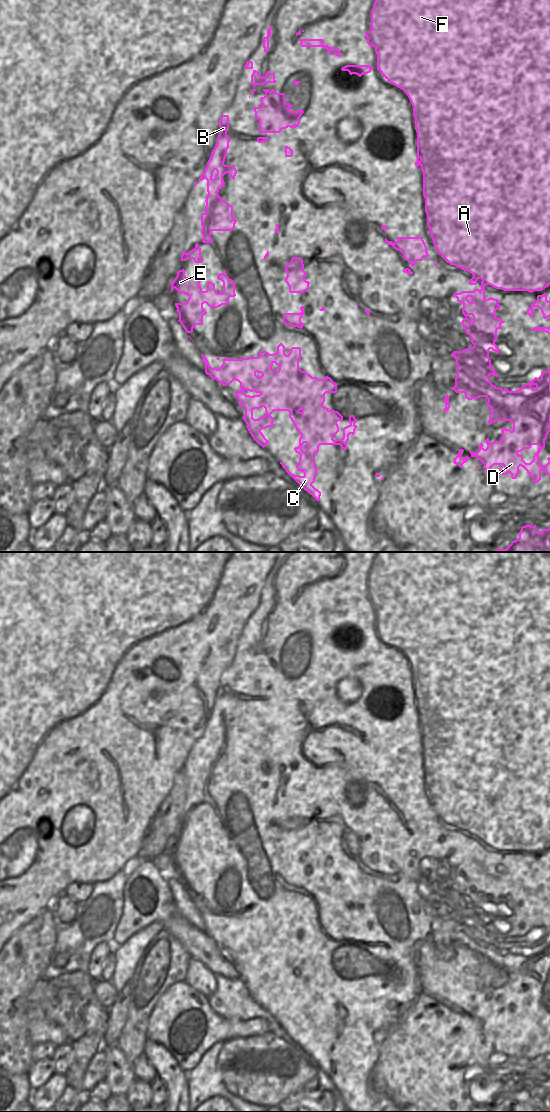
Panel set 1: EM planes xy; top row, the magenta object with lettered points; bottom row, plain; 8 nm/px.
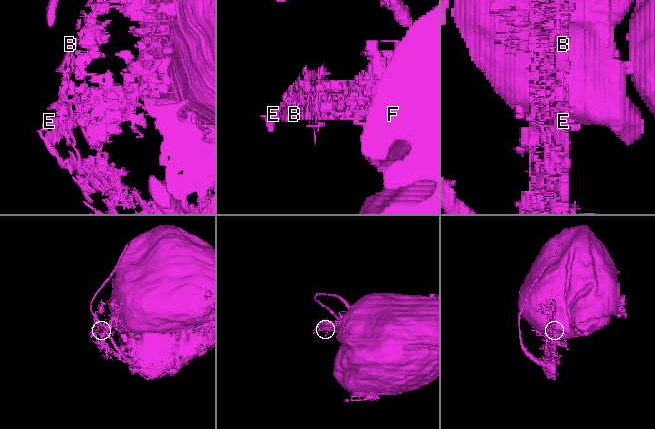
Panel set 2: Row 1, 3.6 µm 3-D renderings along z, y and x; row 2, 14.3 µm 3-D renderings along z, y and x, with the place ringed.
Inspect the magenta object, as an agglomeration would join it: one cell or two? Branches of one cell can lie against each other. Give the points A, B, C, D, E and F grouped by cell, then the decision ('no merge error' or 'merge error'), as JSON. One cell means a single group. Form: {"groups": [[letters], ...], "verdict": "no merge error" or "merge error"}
{"groups": [["A", "B", "C", "D", "E", "F"]], "verdict": "no merge error"}

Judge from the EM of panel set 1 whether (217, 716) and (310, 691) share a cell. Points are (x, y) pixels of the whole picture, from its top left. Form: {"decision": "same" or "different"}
{"decision": "same"}

